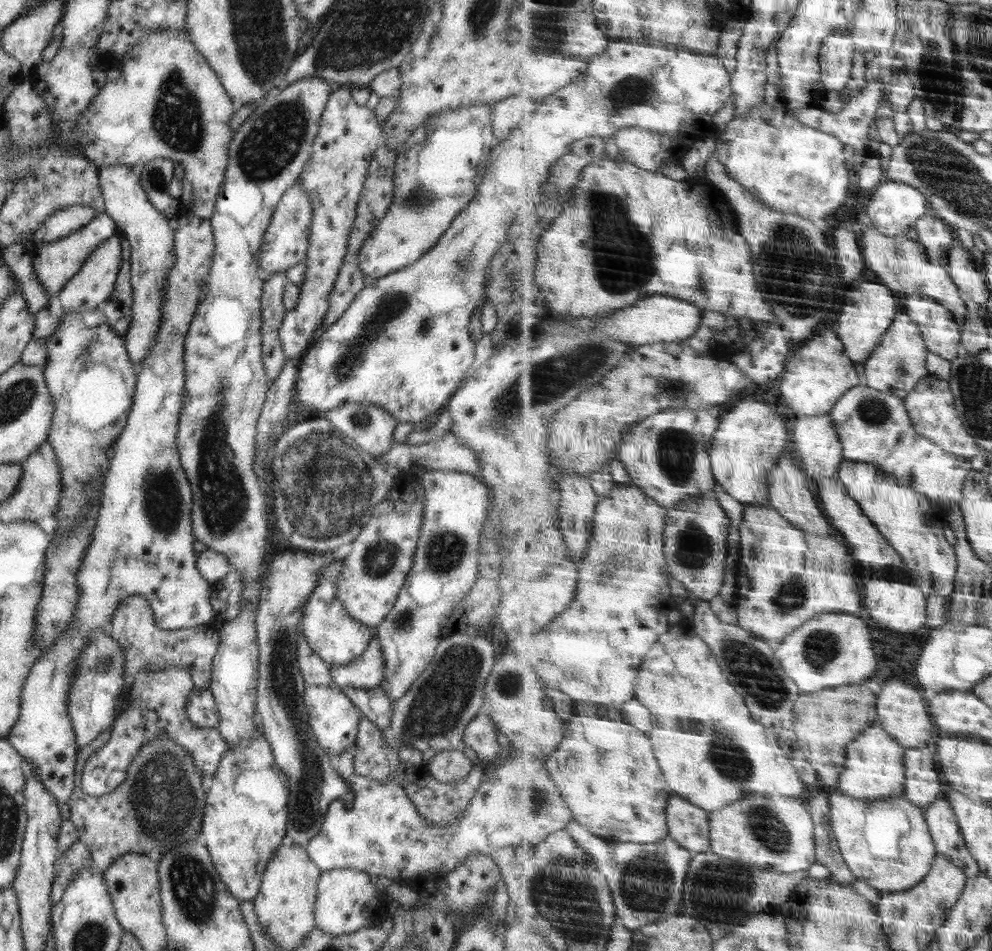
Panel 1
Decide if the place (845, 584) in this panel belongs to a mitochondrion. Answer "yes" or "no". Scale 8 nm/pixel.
no

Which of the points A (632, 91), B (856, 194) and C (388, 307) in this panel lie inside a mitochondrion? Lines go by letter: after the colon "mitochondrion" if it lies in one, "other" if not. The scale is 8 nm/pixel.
A: mitochondrion
B: other
C: mitochondrion

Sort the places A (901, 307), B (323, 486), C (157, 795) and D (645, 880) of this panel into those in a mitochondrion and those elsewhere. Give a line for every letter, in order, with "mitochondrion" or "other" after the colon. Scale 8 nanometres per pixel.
A: other
B: mitochondrion
C: mitochondrion
D: mitochondrion

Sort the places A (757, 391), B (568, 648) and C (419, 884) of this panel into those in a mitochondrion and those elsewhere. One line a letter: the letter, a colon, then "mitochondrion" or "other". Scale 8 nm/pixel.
A: other
B: other
C: other

